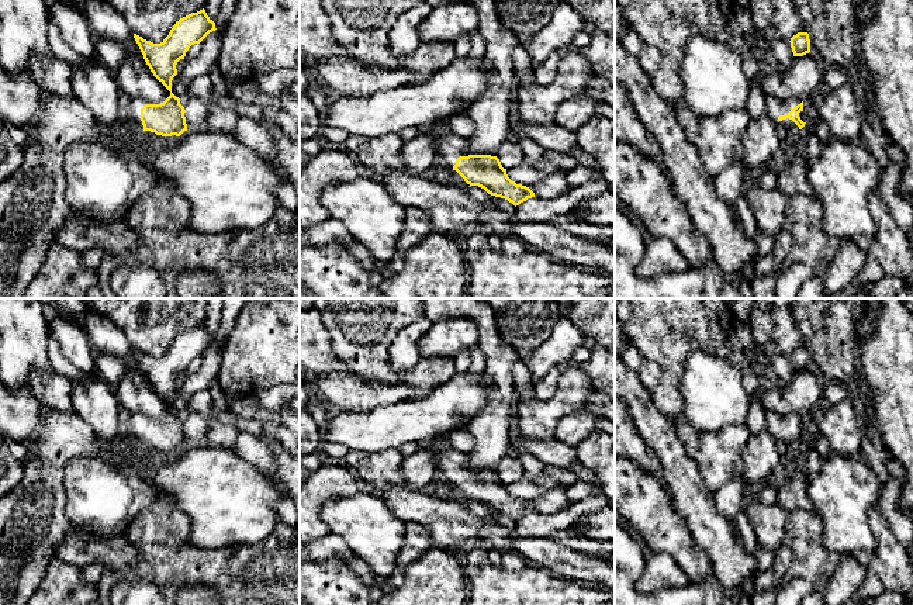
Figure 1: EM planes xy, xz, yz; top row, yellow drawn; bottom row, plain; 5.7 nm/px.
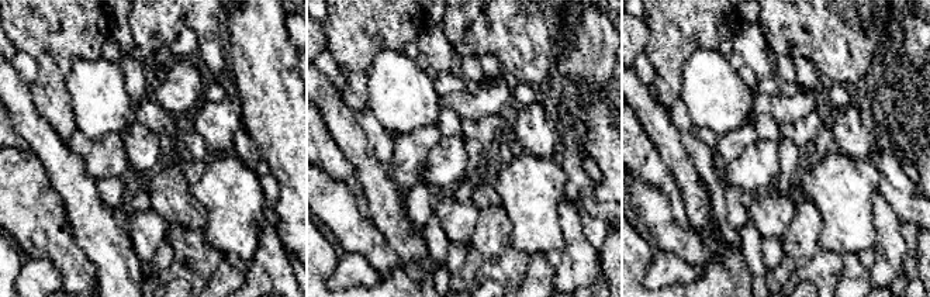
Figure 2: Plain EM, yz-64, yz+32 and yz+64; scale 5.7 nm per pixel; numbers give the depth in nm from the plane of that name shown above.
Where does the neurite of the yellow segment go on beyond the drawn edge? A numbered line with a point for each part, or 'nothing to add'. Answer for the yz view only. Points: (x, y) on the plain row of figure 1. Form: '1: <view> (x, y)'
1: yz (775, 422)

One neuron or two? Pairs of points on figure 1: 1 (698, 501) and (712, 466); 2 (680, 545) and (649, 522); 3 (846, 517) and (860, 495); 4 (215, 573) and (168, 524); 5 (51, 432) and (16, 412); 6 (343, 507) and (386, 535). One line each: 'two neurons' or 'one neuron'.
1: two neurons
2: one neuron
3: one neuron
4: one neuron
5: two neurons
6: one neuron

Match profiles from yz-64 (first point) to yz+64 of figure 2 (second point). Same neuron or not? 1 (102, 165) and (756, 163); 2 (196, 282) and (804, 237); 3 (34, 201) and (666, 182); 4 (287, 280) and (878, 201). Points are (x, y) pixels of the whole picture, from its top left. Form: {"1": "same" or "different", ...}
{"1": "different", "2": "same", "3": "different", "4": "same"}

